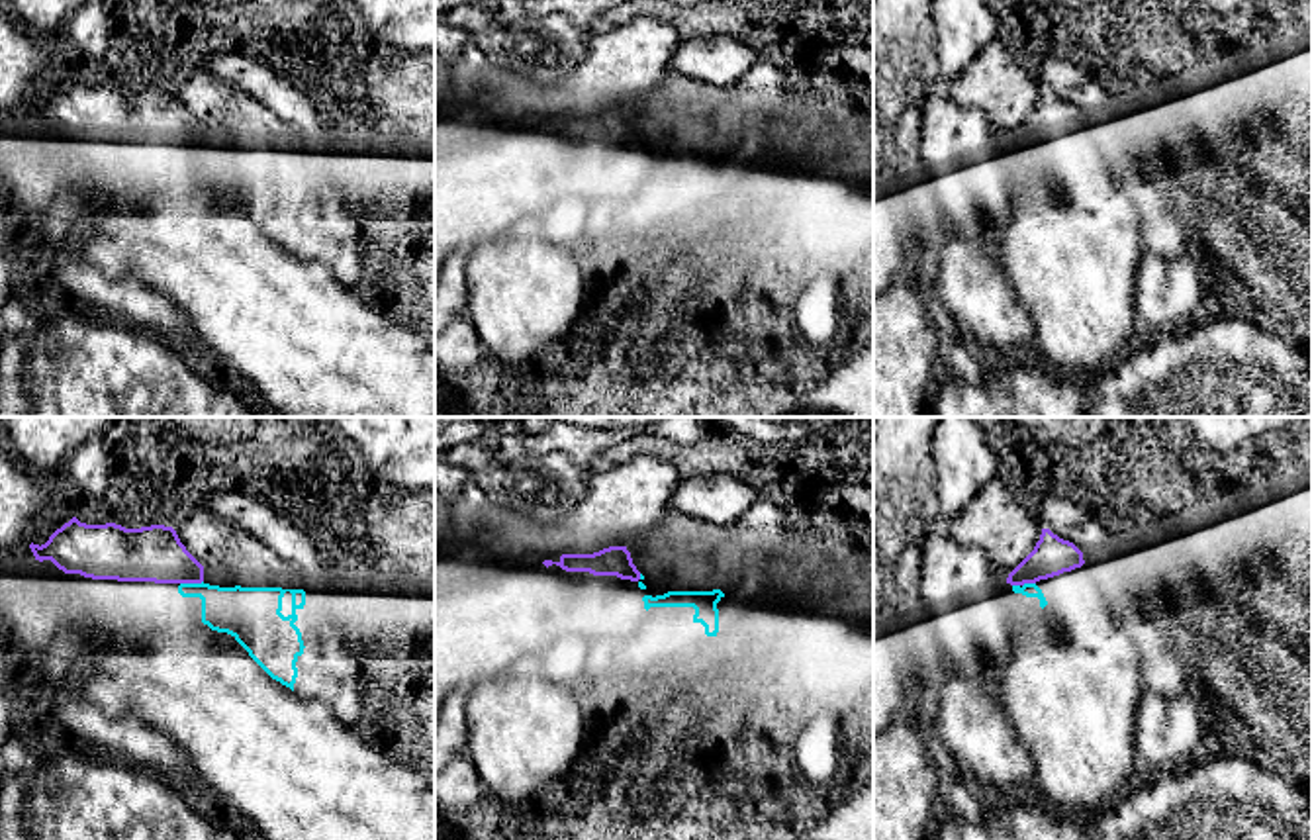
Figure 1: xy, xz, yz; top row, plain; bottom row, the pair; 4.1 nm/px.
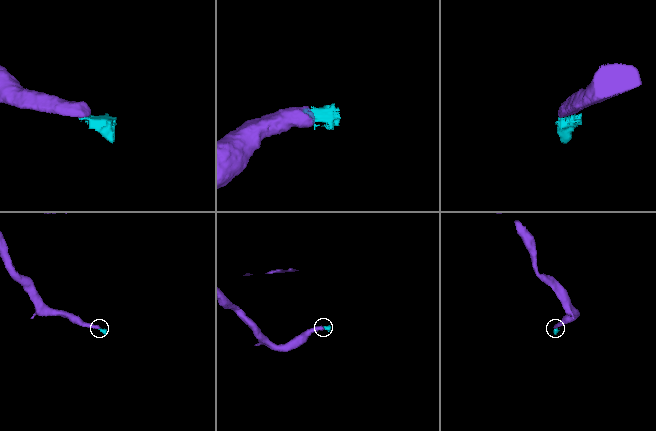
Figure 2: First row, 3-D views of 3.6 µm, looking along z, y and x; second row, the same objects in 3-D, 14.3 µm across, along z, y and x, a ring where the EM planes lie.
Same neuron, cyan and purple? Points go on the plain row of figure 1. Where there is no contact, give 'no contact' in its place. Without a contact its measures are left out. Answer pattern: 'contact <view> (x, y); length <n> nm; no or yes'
contact xy (190, 145); length 100 nm; no

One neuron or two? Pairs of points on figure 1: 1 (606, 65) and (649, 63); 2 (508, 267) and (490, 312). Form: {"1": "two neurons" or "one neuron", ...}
{"1": "one neuron", "2": "one neuron"}

